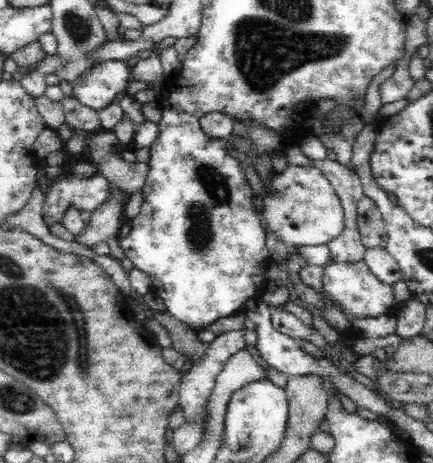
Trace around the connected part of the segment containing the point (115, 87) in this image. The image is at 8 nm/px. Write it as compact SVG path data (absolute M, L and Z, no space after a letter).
M108 60L106 62L93 64L74 83L74 97L84 106L89 106L95 111L106 108L110 105L118 94L127 90L127 85L132 81L133 70L126 61Z

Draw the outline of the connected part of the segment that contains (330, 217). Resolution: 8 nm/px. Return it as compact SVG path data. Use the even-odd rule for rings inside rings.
M292 165L282 174L276 172L272 180L272 194L268 194L264 202L258 198L256 204L260 208L263 228L270 228L278 236L278 240L282 240L288 248L326 245L345 227L345 214L341 201L330 181L318 167L304 168ZM262 206L266 206L266 210Z

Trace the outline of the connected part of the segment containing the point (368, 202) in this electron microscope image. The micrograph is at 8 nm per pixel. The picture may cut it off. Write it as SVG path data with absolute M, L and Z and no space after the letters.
M364 194L358 202L356 214L356 227L367 249L387 248L384 234L387 234L385 222L372 198Z

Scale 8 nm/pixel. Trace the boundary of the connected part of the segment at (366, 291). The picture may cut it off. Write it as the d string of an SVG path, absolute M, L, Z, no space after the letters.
M358 261L354 263L331 263L326 266L325 273L322 279L324 282L324 288L326 292L338 300L342 304L342 308L346 310L348 318L352 316L380 316L380 314L386 314L390 312L390 308L396 308L394 300L392 300L392 286L388 286L388 283L382 283L368 269L368 265L364 261Z

